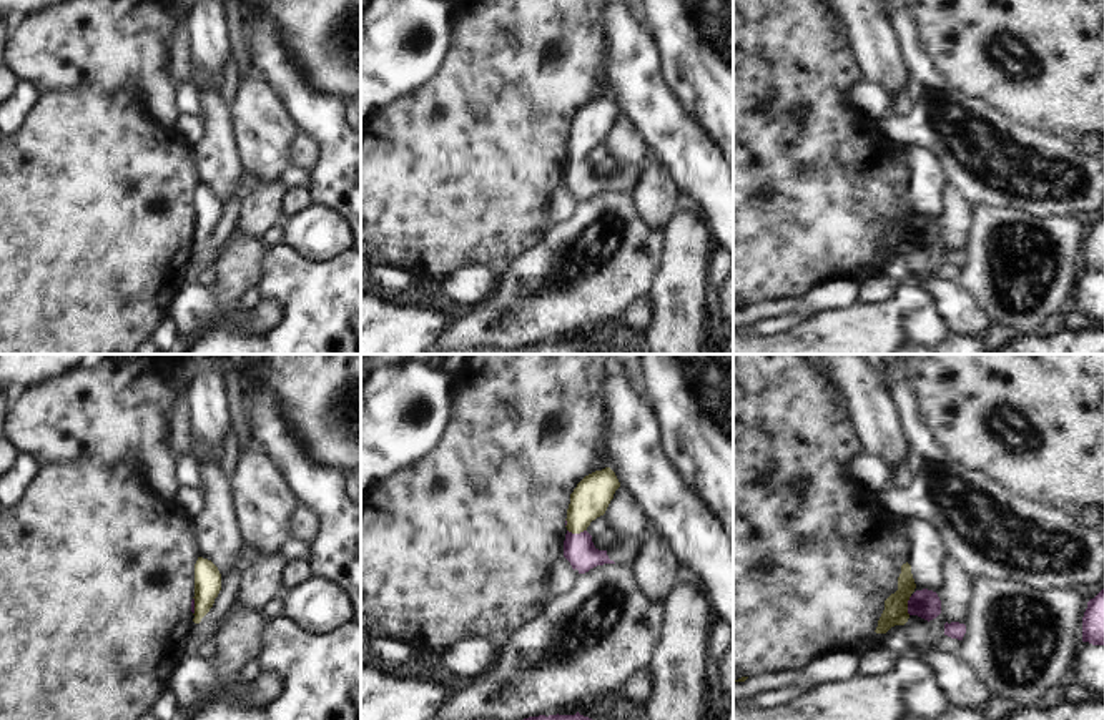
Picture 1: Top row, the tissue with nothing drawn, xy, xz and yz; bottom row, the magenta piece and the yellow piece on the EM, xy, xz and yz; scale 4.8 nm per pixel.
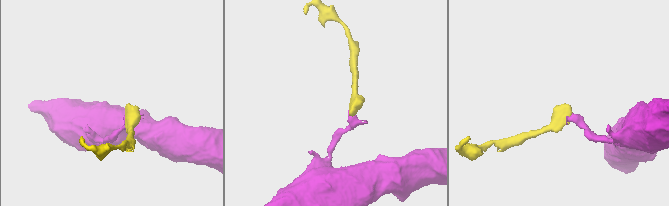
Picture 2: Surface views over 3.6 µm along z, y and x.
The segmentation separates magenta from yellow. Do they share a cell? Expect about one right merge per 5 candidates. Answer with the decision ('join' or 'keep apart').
join

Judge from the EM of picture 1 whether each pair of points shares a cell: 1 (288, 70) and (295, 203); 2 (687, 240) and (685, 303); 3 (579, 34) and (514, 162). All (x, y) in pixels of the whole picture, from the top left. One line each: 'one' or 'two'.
1: two
2: one
3: one

